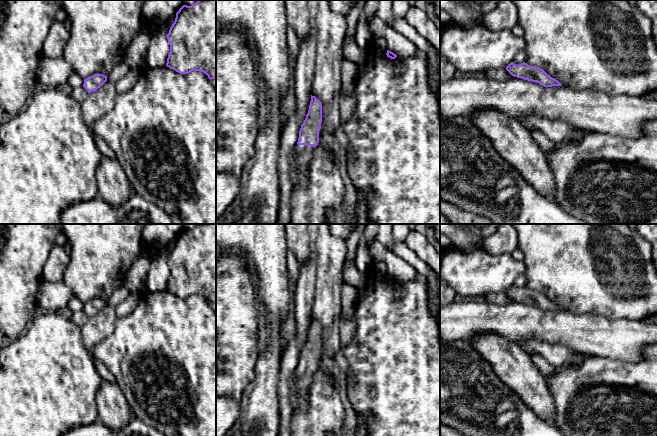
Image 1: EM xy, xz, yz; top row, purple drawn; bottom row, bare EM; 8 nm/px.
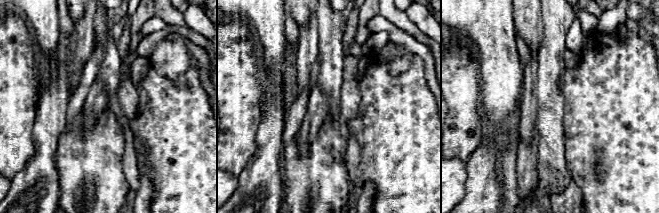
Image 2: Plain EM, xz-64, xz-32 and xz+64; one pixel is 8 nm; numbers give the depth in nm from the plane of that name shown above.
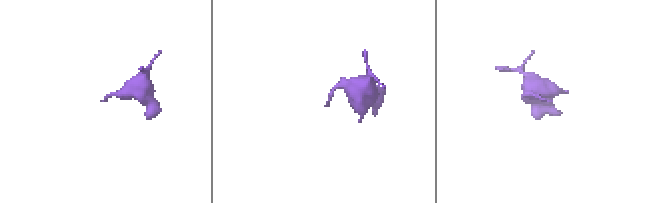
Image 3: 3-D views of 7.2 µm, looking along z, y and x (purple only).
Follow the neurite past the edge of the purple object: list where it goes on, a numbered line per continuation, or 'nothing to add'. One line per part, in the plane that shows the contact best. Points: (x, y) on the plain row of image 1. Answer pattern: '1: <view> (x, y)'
1: xz (302, 377)

